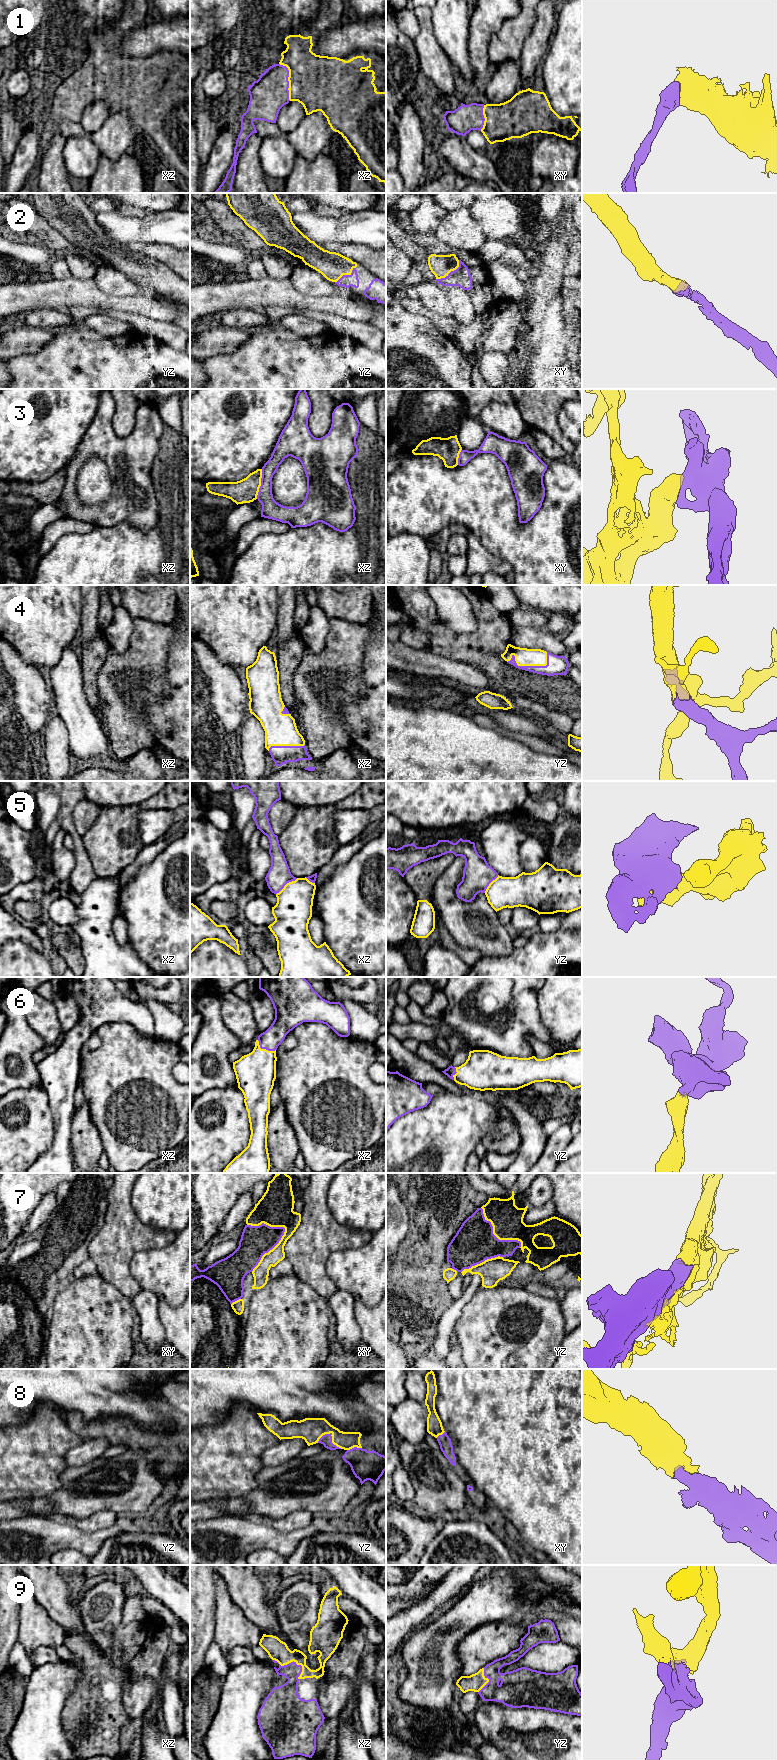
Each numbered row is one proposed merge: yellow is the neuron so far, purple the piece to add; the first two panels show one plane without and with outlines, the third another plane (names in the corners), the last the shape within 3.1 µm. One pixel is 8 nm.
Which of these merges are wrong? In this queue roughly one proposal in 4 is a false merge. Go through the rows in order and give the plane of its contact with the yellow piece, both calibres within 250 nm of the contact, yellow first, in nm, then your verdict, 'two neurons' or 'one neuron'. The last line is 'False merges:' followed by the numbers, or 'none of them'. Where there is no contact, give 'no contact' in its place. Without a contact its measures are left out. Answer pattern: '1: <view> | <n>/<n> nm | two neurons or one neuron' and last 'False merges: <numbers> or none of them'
1: xz | 440/300 nm | one neuron
2: xy | 180/150 nm | one neuron
3: xz | 190/150 nm | two neurons
4: yz | 140/160 nm | one neuron
5: xz | 300/180 nm | two neurons
6: xz | 320/160 nm | one neuron
7: xy | 130/240 nm | one neuron
8: yz | 190/90 nm | one neuron
9: xz | 160/140 nm | one neuron
False merges: 3, 5

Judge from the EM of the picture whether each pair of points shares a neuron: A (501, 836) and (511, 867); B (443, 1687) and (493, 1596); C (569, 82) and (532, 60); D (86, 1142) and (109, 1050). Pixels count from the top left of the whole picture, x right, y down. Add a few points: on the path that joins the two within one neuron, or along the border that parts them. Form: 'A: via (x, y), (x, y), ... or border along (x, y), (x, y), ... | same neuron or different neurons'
A: via (501, 844), (501, 852), (504, 859) | same neuron
B: via (445, 1664), (445, 1644), (470, 1619) | same neuron
C: border along (549, 42), (547, 53), (540, 64) | different neurons
D: border along (84, 1100), (88, 1106), (91, 1121), (102, 1141) | different neurons

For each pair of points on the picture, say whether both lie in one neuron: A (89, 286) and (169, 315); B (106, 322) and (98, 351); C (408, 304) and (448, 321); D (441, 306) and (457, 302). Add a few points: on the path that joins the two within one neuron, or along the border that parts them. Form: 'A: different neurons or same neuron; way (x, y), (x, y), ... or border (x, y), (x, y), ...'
A: same neuron; way (109, 302), (149, 304)
B: different neurons; border (82, 323), (106, 336), (120, 336), (125, 333)
C: same neuron; way (418, 308), (438, 321)
D: different neurons; border (448, 300), (453, 309), (452, 315)

